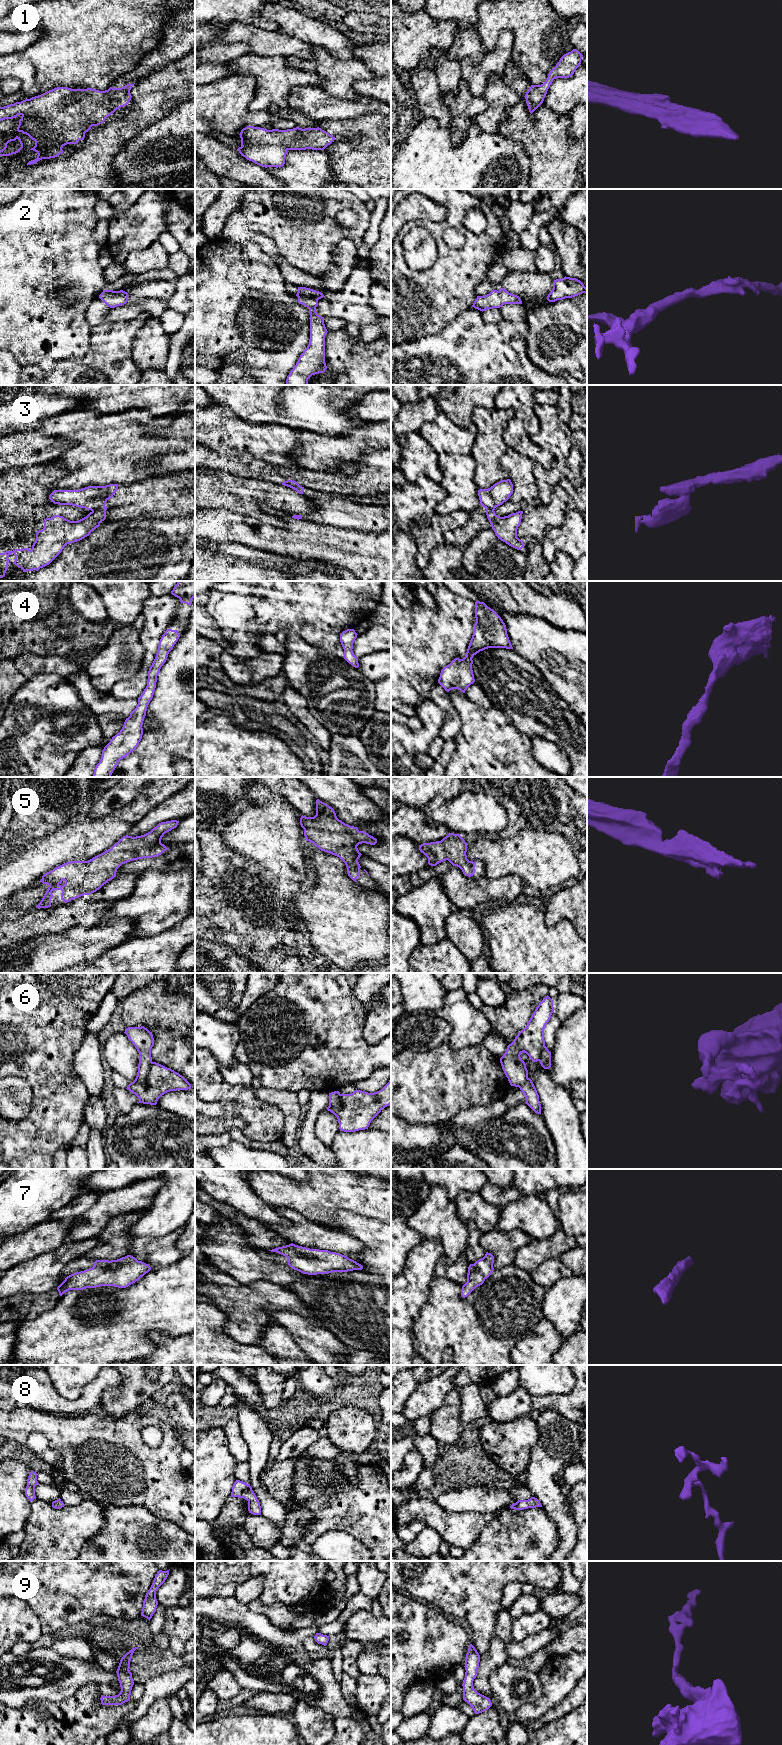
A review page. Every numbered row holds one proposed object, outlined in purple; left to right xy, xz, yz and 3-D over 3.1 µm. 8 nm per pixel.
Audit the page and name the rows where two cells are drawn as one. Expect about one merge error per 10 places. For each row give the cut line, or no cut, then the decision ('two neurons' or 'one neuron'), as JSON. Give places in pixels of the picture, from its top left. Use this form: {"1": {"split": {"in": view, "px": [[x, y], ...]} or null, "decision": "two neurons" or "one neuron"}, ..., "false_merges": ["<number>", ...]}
{"1": {"split": null, "decision": "one neuron"}, "2": {"split": null, "decision": "one neuron"}, "3": {"split": {"in": "xy", "px": [[105, 507], [92, 511]]}, "decision": "two neurons"}, "4": {"split": null, "decision": "one neuron"}, "5": {"split": null, "decision": "one neuron"}, "6": {"split": {"in": "xy", "px": [[152, 1062], [146, 1077], [141, 1081], [134, 1081]]}, "decision": "two neurons"}, "7": {"split": null, "decision": "one neuron"}, "8": {"split": null, "decision": "one neuron"}, "9": {"split": null, "decision": "one neuron"}, "false_merges": ["3", "6"]}

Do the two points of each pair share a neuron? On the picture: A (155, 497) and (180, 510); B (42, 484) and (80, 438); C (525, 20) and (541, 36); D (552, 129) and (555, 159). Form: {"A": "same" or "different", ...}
{"A": "same", "B": "different", "C": "same", "D": "same"}

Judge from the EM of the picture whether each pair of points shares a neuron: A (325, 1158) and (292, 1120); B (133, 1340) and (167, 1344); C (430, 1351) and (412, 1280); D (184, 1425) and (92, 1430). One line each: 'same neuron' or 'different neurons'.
A: different neurons
B: different neurons
C: different neurons
D: different neurons

